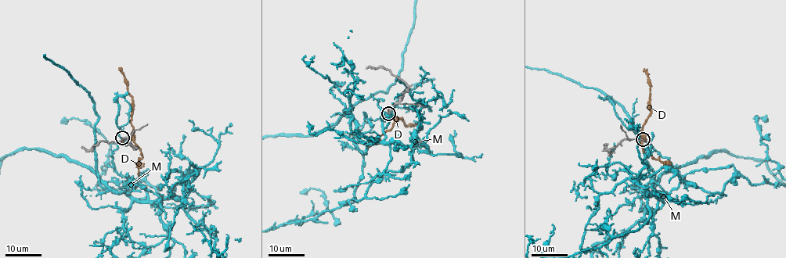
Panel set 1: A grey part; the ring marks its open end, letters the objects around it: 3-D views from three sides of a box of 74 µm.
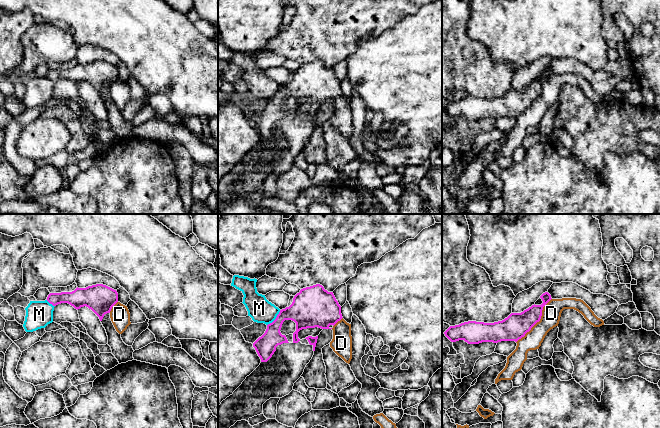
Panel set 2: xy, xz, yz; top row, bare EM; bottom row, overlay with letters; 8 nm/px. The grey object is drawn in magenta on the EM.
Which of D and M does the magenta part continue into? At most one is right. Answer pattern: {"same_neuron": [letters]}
{"same_neuron": []}

